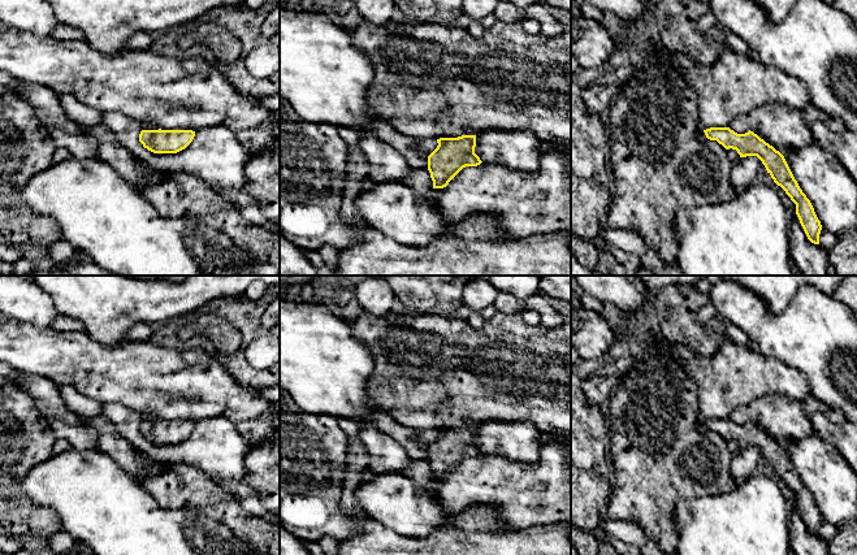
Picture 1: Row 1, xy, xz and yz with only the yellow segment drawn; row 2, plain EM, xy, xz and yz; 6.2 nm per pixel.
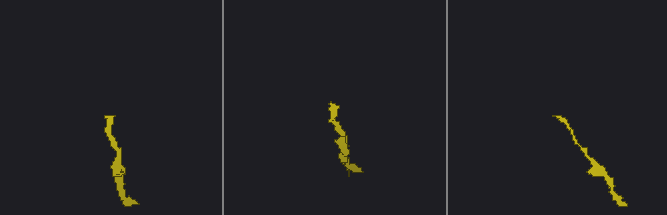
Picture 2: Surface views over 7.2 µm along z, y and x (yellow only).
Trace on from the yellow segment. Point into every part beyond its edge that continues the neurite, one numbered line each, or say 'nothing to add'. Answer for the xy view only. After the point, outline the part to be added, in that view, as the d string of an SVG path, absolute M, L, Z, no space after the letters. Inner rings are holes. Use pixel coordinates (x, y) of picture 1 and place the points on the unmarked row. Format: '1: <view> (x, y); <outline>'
nothing to add

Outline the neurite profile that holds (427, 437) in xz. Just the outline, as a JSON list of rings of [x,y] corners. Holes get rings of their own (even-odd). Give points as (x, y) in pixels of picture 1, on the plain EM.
[[[423,430],[419,432],[419,445],[421,448],[428,450],[428,447],[437,439],[437,430]]]

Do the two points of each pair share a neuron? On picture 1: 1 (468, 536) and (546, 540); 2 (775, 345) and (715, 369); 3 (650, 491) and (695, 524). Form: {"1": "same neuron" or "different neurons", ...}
{"1": "same neuron", "2": "different neurons", "3": "different neurons"}

